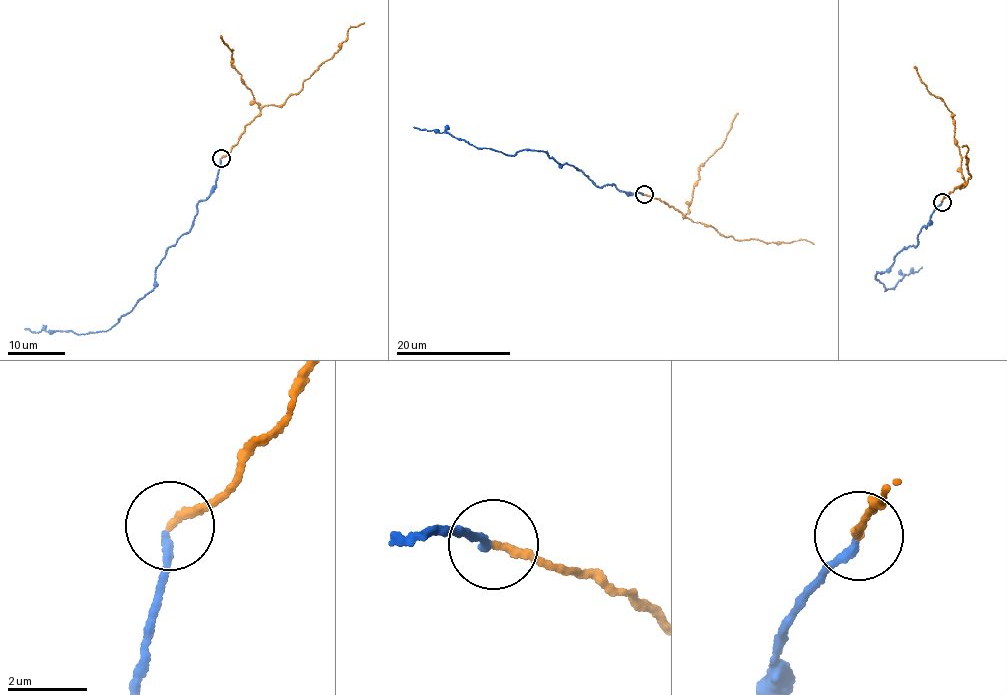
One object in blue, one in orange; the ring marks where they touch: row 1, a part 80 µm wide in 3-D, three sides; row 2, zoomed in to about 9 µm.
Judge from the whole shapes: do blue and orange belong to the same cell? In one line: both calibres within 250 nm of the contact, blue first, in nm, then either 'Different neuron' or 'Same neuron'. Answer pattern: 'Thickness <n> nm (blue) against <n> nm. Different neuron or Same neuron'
Thickness 180 nm (blue) against 190 nm. Same neuron

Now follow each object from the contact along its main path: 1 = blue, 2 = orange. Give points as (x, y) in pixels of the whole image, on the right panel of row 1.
1: (941, 203), (917, 245), (898, 253), (893, 265), (875, 277), (885, 291), (922, 267)
2: (941, 201), (970, 178), (966, 169), (968, 148), (963, 146)

